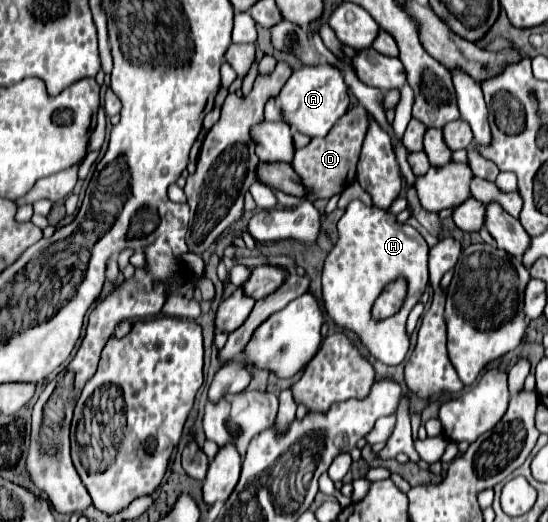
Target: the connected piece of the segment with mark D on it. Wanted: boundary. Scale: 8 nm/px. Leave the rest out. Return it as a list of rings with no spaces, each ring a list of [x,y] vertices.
[[[357,104],[343,118],[335,122],[335,126],[327,136],[313,138],[305,148],[299,148],[295,152],[295,160],[291,162],[291,166],[301,176],[305,188],[311,192],[307,200],[313,202],[319,198],[331,198],[343,192],[355,180],[355,166],[361,154],[365,132],[369,130],[367,118],[369,118],[369,112],[361,104]]]

